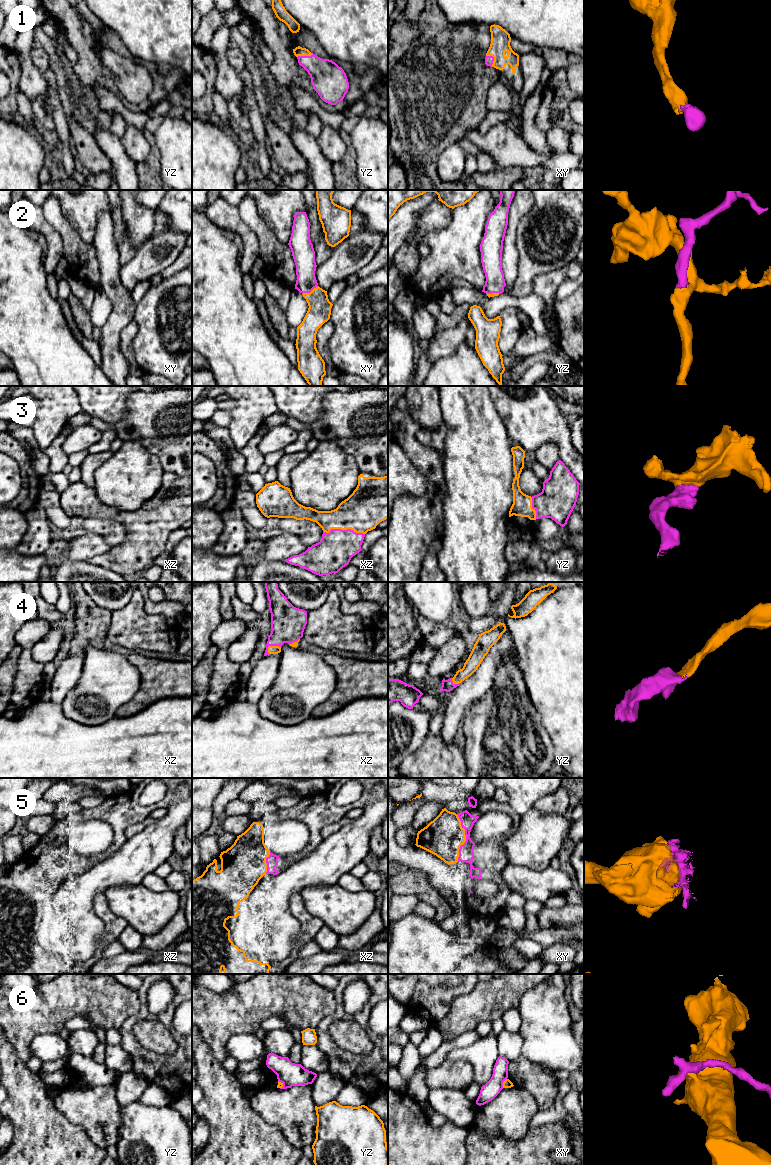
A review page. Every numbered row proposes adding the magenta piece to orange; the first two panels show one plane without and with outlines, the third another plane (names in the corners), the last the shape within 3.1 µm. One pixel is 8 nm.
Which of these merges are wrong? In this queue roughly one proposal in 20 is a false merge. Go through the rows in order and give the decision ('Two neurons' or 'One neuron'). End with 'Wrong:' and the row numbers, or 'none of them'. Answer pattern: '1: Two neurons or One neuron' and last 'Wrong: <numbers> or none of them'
1: One neuron
2: One neuron
3: One neuron
4: One neuron
5: One neuron
6: Two neurons
Wrong: 6

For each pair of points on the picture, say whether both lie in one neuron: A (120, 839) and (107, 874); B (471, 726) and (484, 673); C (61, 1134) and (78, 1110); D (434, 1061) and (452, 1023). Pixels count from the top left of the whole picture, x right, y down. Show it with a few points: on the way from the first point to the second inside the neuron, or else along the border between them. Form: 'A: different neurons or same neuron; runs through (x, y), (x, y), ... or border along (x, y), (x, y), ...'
A: different neurons; border along (127, 839), (104, 859)
B: different neurons; border along (493, 683), (490, 689), (471, 704), (463, 719)
C: different neurons; border along (54, 1105), (72, 1123), (79, 1125), (88, 1137)
D: different neurons; border along (466, 1031), (451, 1040), (444, 1041)

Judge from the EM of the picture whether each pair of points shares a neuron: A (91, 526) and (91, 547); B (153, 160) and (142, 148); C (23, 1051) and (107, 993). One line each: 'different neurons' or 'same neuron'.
A: different neurons
B: different neurons
C: same neuron

